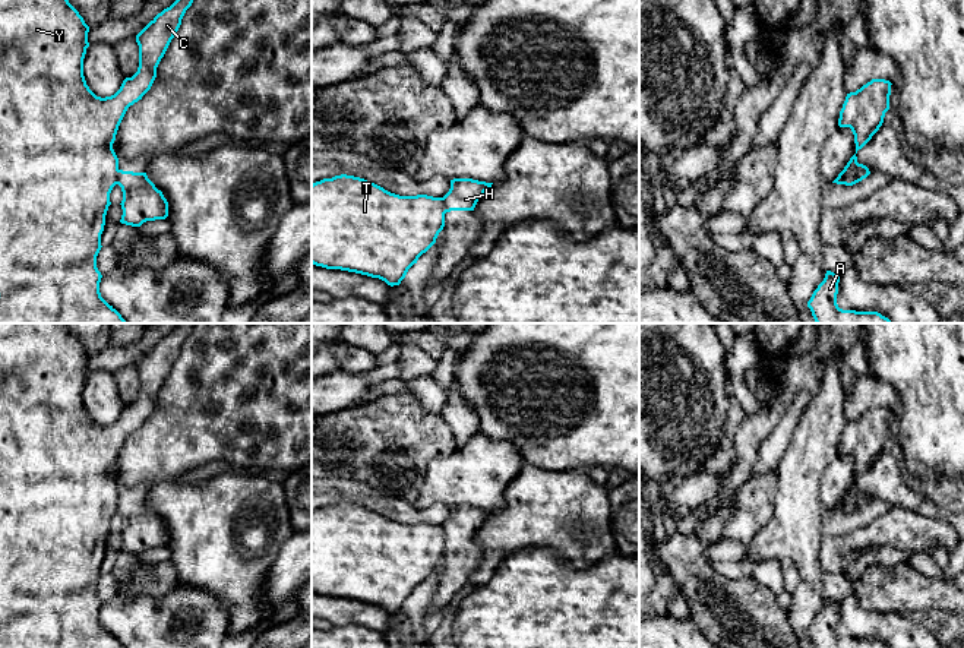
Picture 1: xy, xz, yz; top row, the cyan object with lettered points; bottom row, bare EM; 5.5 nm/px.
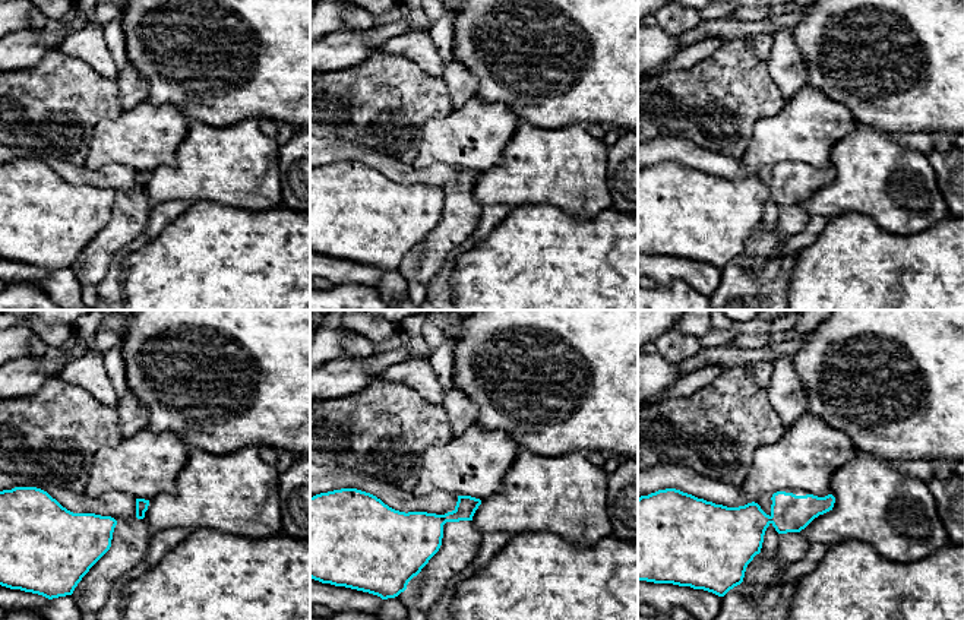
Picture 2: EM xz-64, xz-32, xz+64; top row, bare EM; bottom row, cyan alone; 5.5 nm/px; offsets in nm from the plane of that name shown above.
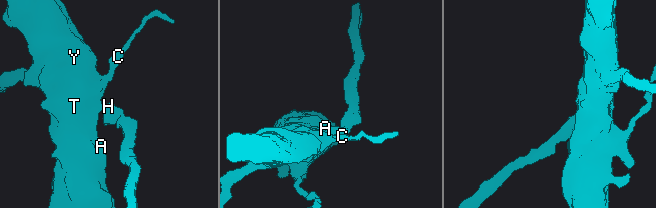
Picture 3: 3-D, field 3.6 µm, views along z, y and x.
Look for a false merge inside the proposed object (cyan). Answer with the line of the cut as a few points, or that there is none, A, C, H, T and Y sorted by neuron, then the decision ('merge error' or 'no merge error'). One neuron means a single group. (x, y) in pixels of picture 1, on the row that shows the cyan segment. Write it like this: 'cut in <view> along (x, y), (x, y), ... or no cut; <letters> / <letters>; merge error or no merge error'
cut in xy along (119, 170), (116, 183); A C T Y / H; merge error

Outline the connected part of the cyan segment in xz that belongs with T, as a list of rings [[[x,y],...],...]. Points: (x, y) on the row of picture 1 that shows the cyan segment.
[[[354,176],[312,184],[312,263],[379,278],[399,285],[445,227],[445,202],[427,195],[399,196]]]

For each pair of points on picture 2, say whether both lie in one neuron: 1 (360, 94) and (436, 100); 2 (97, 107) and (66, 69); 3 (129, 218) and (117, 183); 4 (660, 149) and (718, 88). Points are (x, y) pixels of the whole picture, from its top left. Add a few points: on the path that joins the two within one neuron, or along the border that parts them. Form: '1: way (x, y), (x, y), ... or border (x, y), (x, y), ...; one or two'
1: way (379, 97), (417, 97); one
2: way (88, 98), (68, 78); one
3: border (136, 190), (127, 195), (117, 195); two
4: border (653, 138), (680, 136), (705, 148); two

